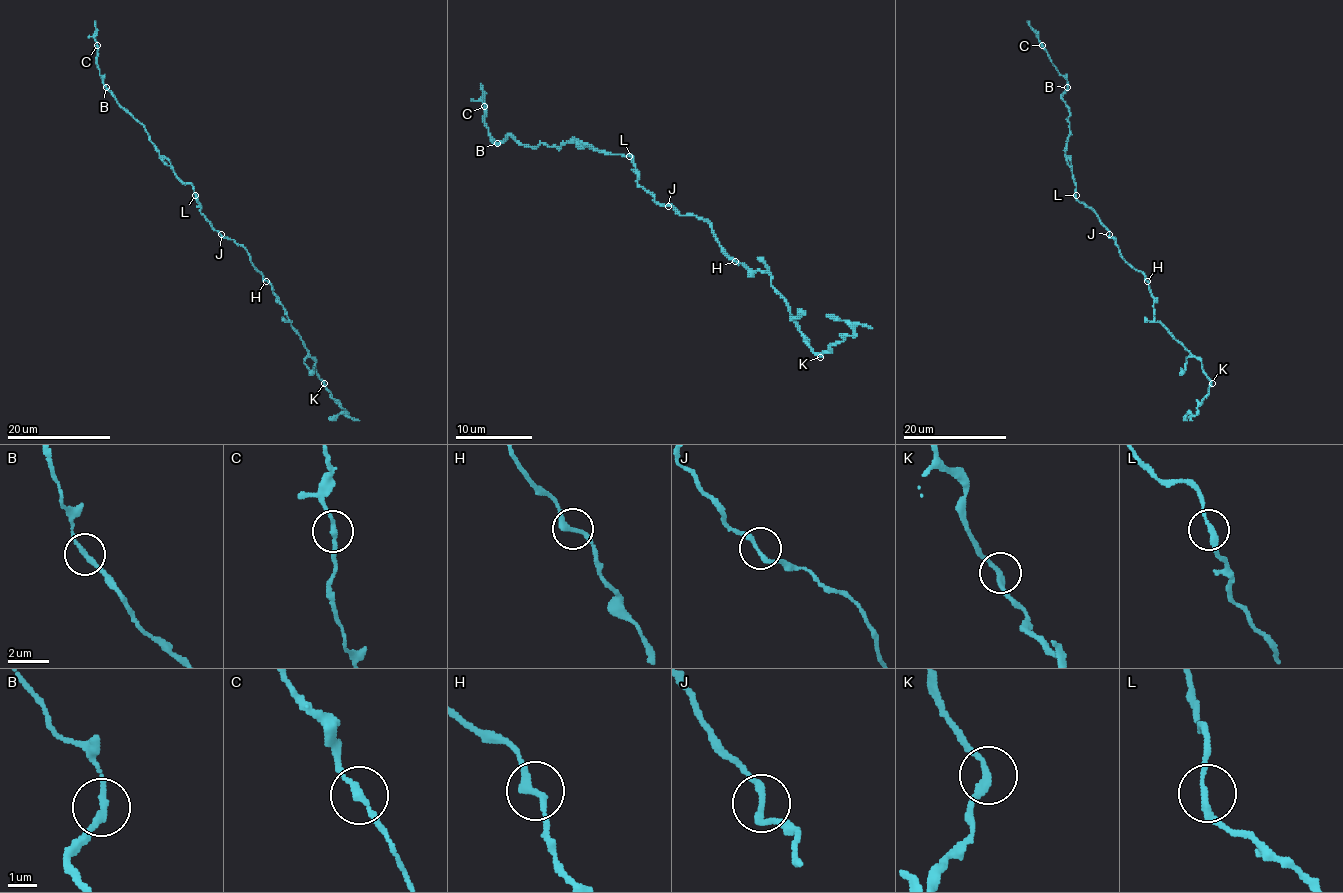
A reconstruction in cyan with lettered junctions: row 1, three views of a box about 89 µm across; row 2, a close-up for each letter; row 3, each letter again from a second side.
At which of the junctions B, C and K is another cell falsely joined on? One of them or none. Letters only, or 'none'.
none

